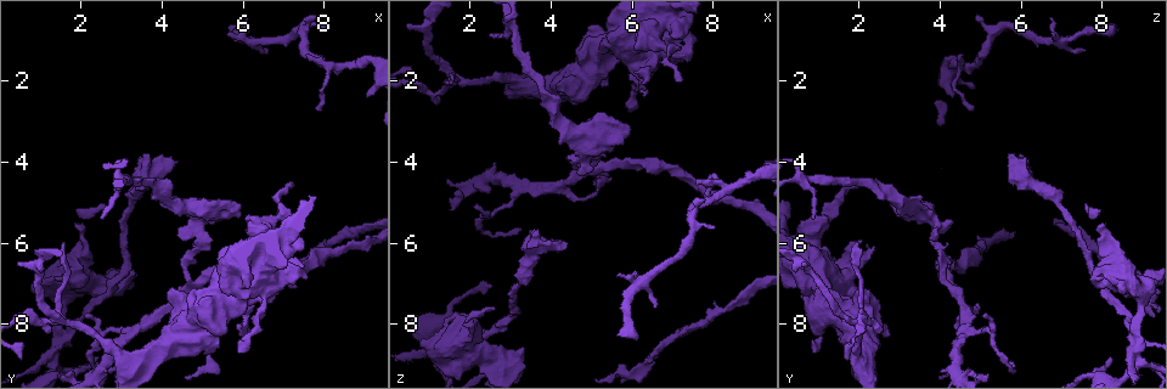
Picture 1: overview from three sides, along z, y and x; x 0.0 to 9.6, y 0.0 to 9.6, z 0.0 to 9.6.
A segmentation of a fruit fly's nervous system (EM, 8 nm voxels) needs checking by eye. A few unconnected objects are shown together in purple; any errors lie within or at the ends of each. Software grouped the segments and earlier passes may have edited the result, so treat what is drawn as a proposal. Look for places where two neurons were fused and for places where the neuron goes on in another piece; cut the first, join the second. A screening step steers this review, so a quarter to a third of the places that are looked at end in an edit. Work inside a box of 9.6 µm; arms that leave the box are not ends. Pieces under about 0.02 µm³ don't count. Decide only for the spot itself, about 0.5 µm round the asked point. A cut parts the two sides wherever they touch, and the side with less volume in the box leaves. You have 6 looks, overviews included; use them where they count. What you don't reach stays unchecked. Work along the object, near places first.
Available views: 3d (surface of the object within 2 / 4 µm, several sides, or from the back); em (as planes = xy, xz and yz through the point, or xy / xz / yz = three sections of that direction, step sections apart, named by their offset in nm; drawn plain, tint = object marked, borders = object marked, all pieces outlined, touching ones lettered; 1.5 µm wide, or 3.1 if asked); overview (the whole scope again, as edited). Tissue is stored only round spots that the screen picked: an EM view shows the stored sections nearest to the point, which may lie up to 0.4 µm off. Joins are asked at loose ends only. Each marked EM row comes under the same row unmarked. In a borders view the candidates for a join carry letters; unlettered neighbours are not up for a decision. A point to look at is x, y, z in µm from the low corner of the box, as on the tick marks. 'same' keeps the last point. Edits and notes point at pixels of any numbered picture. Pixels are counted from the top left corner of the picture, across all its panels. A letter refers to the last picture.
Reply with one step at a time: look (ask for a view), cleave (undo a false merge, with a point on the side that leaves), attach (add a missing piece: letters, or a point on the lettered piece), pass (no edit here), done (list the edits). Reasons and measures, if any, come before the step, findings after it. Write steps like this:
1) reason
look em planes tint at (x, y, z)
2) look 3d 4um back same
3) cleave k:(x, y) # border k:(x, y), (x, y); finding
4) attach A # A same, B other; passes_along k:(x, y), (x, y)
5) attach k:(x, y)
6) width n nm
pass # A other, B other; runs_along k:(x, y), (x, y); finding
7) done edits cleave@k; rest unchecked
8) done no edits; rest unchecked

four arms meet
look em yz step 8 tint at (1.35, 9.00, 9.15)

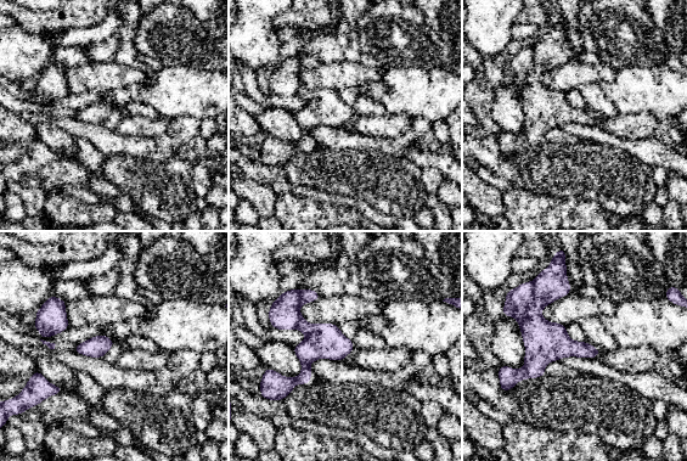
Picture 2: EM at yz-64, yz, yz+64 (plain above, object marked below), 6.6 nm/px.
look em yz step 8 borders same

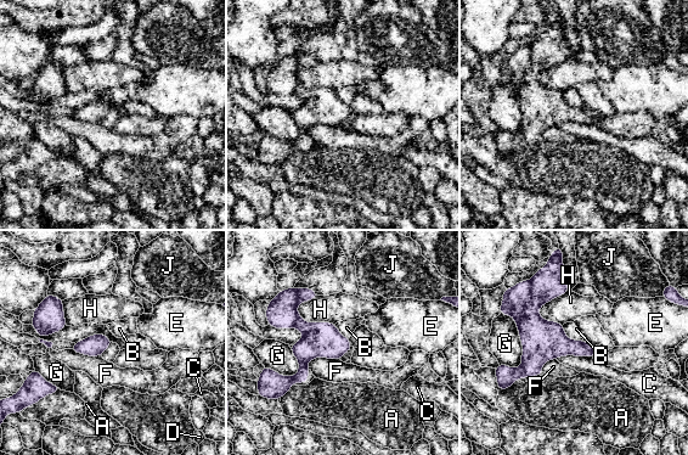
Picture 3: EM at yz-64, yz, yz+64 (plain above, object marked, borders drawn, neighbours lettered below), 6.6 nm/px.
cleave 3:(516, 298) # A other, B other, C other, D other, E other, F other, G other, H other, J other; two neurons meet here

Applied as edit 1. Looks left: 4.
look overview

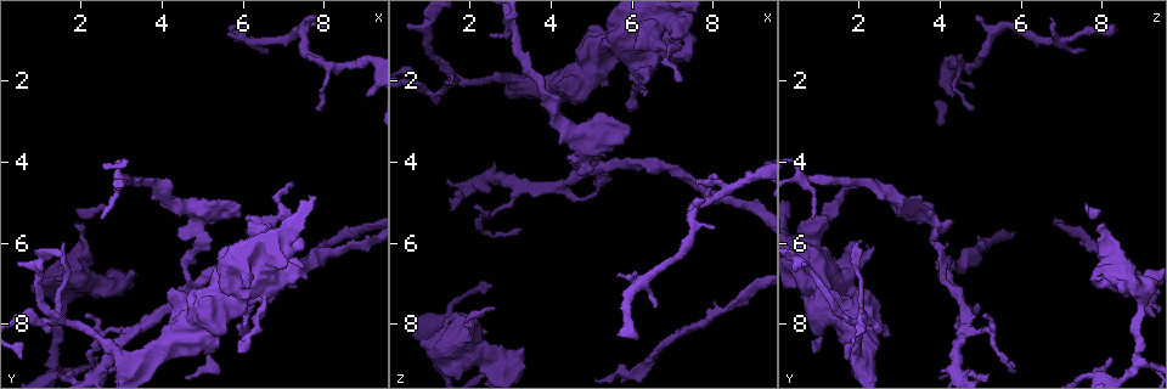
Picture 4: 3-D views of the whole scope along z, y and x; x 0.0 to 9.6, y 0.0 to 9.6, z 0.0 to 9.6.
free end
look em xz step 4 tint at (6.10, 0.75, 8.40)

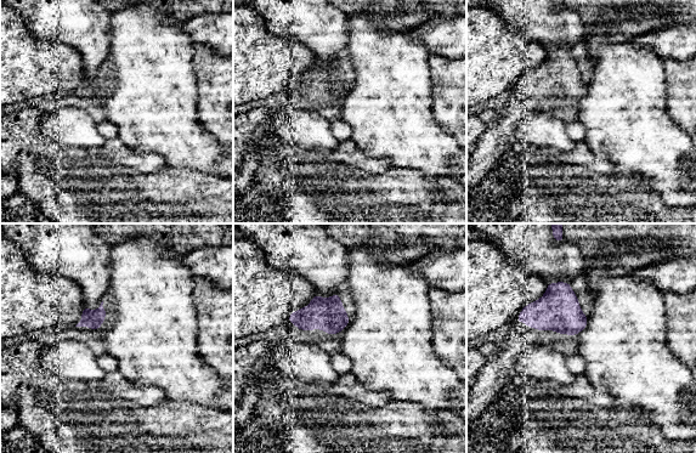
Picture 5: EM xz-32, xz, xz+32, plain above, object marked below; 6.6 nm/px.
what lies round it
look em xz step 4 borders same

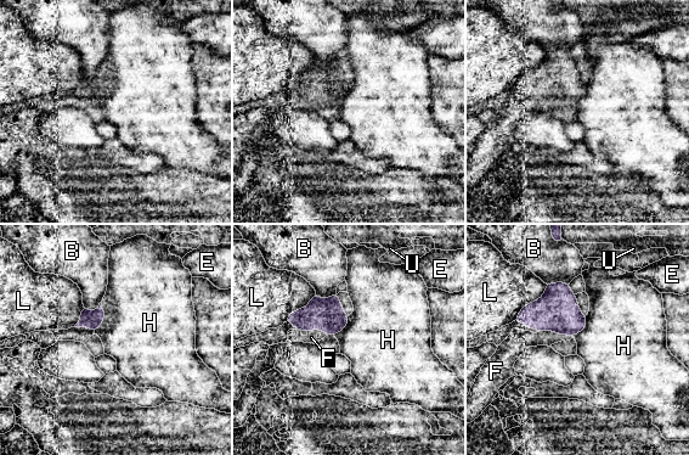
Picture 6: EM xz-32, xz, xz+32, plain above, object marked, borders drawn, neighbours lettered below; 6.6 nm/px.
attach F # B other, E other, F same, H other, L other, U other; the neuron continues

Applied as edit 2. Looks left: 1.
done edits cleave@3, attach@6; rest unchecked

